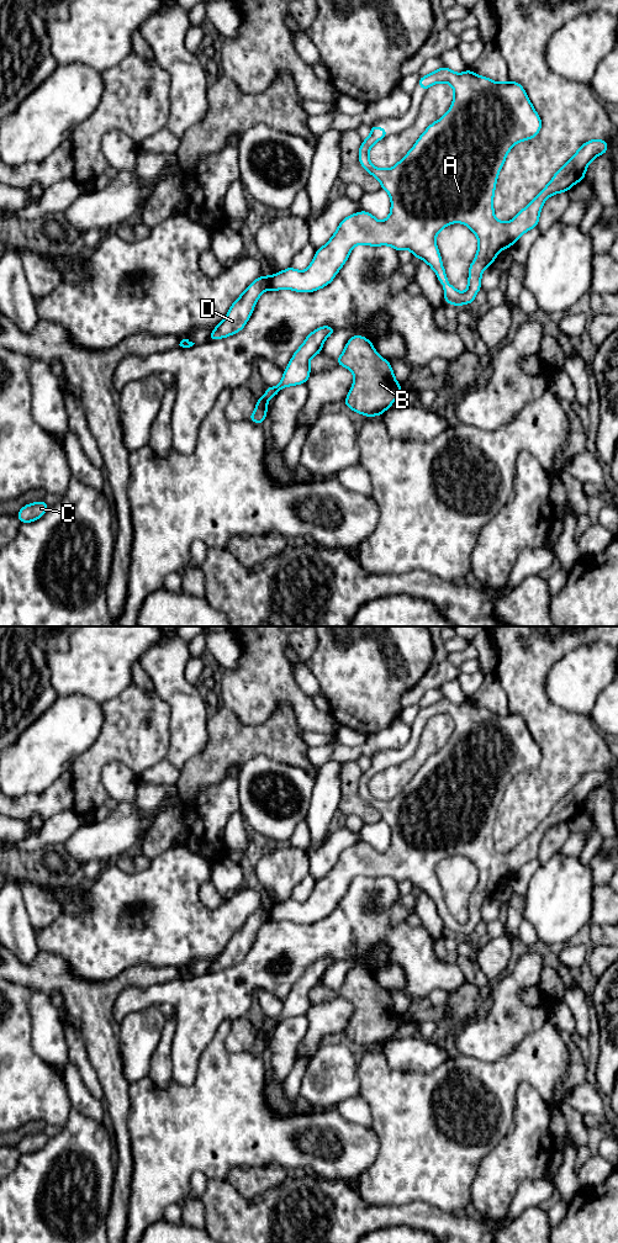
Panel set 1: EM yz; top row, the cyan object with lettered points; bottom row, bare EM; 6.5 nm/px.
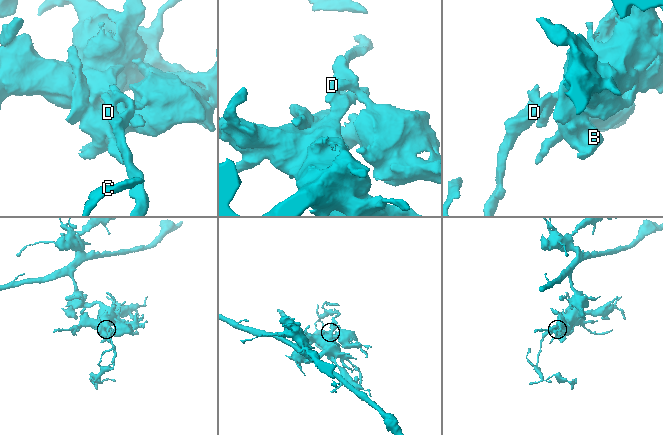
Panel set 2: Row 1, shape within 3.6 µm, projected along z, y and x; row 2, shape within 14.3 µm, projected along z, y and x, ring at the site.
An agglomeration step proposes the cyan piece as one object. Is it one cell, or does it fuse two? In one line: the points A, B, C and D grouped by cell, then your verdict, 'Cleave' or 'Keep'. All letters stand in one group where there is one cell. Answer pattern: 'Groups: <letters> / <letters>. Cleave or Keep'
Groups: A / B C D. Cleave

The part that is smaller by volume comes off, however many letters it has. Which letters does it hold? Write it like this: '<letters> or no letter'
B, C, D

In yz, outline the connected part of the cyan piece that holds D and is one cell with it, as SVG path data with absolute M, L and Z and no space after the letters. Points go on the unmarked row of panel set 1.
M271 906L259 908L233 933L223 952L212 962L208 972L217 972L242 962L253 945L258 930L269 920Z

